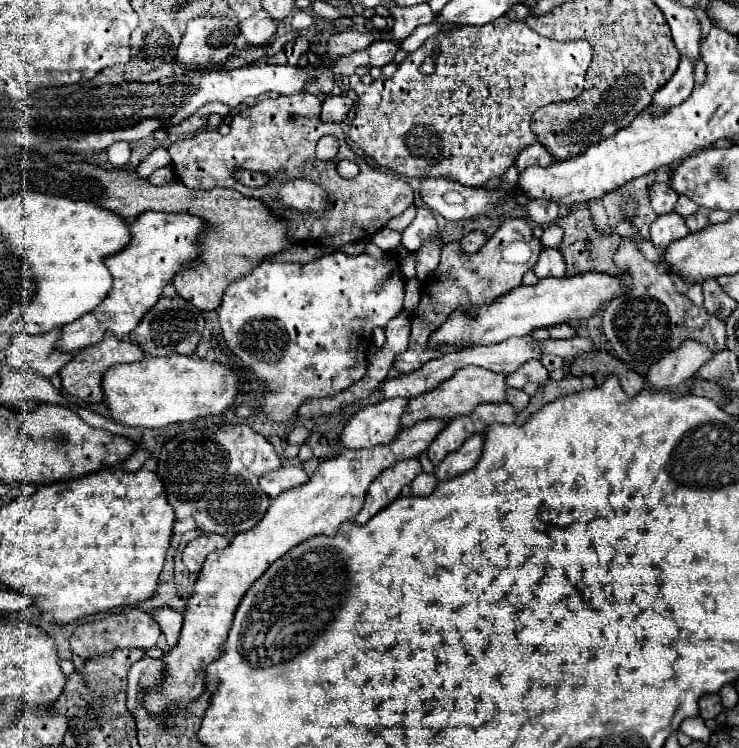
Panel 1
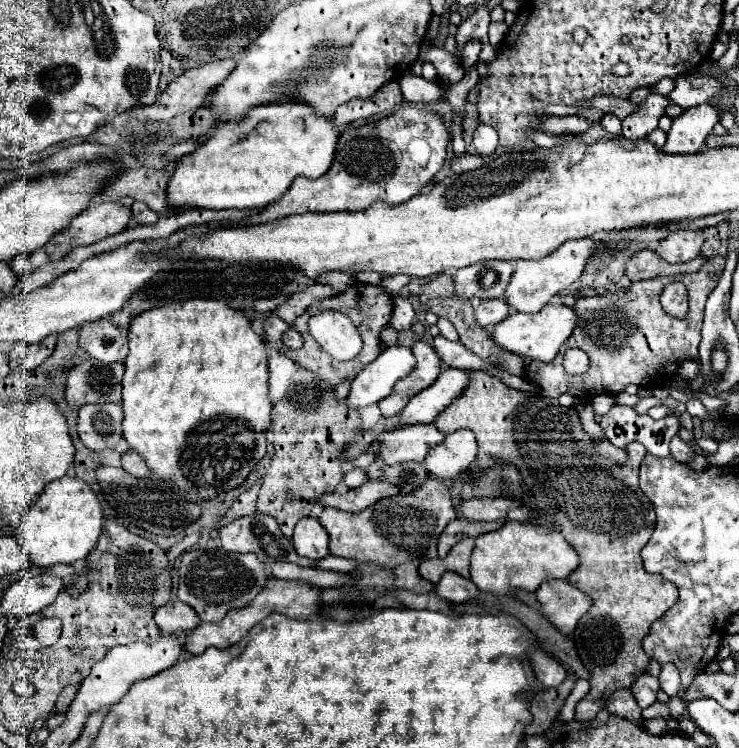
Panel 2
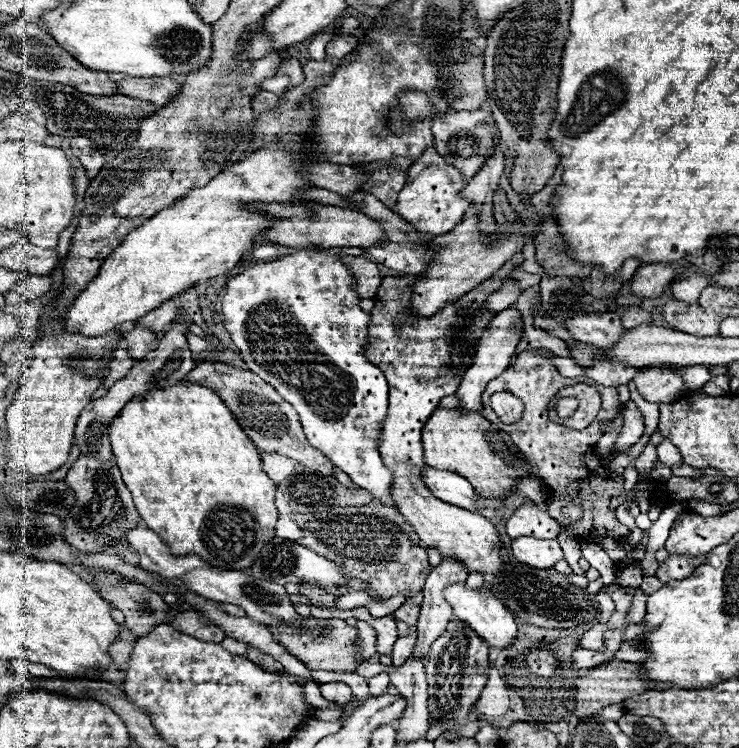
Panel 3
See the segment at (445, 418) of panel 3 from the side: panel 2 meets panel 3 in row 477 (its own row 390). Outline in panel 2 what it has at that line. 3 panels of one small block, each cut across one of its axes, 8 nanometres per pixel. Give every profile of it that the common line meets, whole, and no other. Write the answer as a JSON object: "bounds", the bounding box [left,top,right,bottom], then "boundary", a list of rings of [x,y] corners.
{"bounds":[434,370,678,722],"boundary":[[[468,370],[468,386],[464,392],[444,408],[434,420],[440,432],[454,432],[458,428],[470,428],[478,434],[478,452],[480,462],[474,462],[480,468],[490,468],[496,464],[512,464],[524,476],[524,490],[530,494],[524,504],[536,508],[540,516],[534,524],[546,526],[552,524],[558,528],[564,538],[574,546],[580,556],[580,566],[574,574],[568,576],[572,584],[576,584],[582,592],[586,592],[594,604],[592,608],[580,618],[574,630],[574,642],[580,652],[582,662],[592,672],[590,678],[590,692],[576,704],[574,720],[576,722],[590,722],[596,714],[606,706],[610,696],[620,690],[632,686],[632,682],[646,672],[650,658],[642,648],[642,638],[648,634],[654,620],[658,620],[678,598],[678,590],[672,582],[668,582],[660,574],[650,574],[642,566],[640,550],[650,540],[656,514],[648,496],[638,486],[638,468],[644,458],[644,446],[634,444],[630,446],[630,458],[624,466],[612,466],[612,462],[600,458],[600,454],[590,446],[588,434],[582,430],[578,414],[574,408],[562,406],[558,400],[544,398],[542,394],[528,394],[522,390],[514,390],[506,386],[502,380],[492,378],[488,372],[482,370]]]}

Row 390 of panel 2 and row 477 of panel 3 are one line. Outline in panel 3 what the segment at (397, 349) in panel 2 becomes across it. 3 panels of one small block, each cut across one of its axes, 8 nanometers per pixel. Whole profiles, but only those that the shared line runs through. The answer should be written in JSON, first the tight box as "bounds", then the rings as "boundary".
{"bounds":[222,250,392,504],"boundary":[[[300,250],[244,270],[222,292],[222,324],[250,370],[274,386],[296,408],[308,442],[346,472],[356,486],[388,504],[392,502],[392,472],[382,464],[378,454],[378,436],[388,412],[388,384],[382,370],[364,356],[372,318],[360,310],[360,298],[350,288],[354,280],[338,258],[338,254],[322,250]]]}

